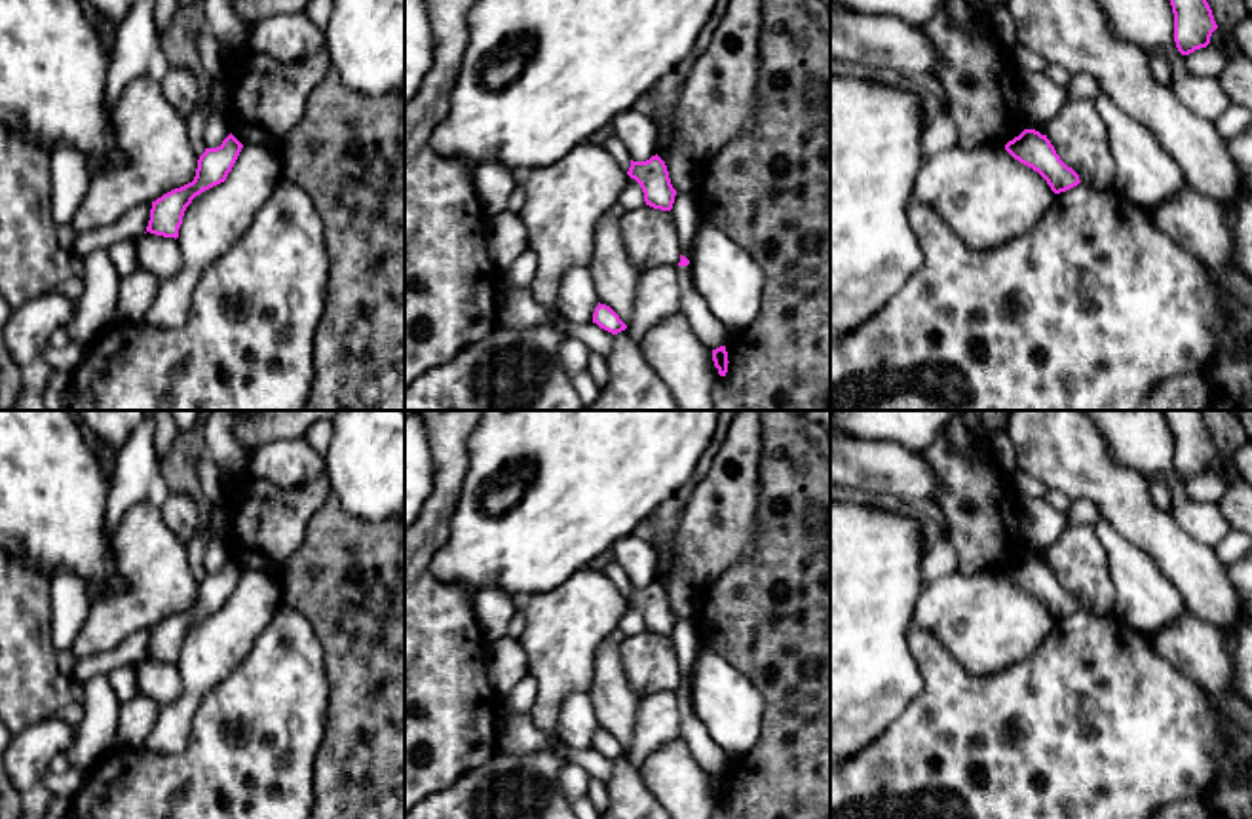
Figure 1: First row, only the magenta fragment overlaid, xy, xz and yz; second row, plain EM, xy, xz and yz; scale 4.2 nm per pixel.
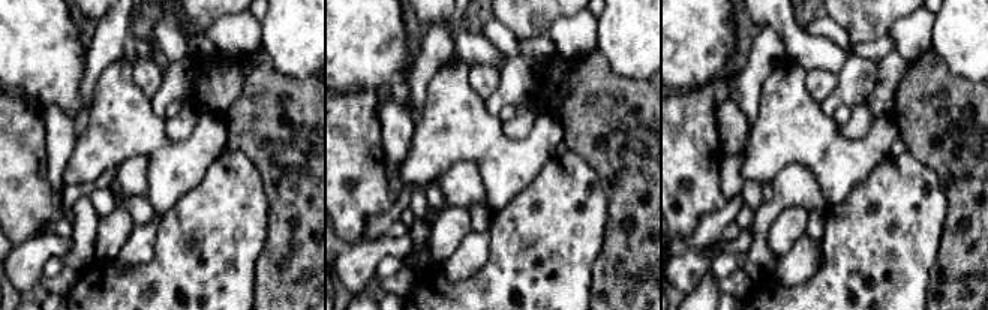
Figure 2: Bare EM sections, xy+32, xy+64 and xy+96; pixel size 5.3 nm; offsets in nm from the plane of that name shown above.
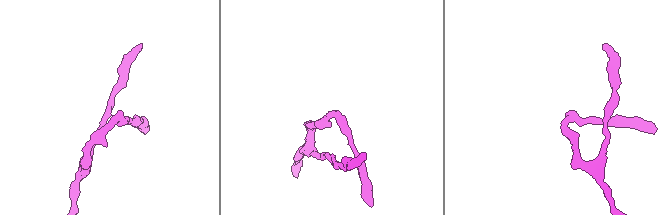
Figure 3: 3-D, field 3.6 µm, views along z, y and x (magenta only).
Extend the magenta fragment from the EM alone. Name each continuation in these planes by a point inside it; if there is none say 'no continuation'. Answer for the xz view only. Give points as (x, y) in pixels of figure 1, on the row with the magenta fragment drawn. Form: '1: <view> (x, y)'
no continuation

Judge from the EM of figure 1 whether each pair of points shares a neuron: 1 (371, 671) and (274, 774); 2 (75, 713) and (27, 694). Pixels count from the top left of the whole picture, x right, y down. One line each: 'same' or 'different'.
1: different
2: different

